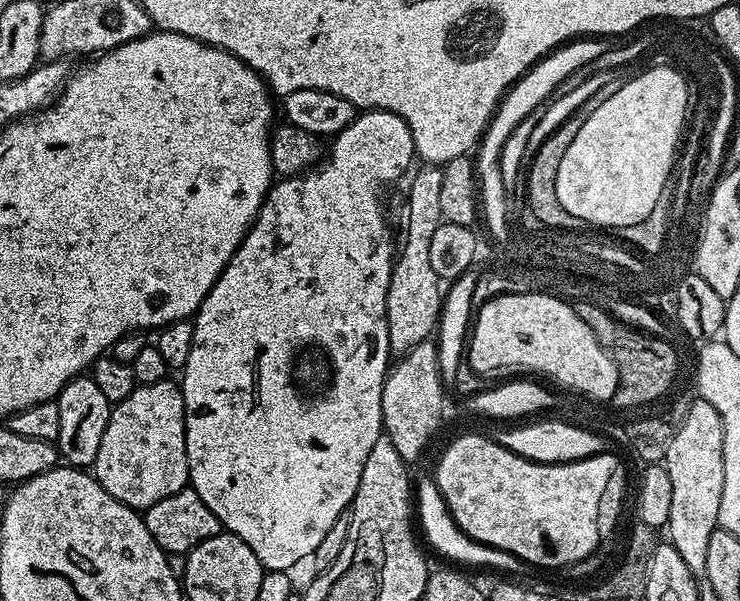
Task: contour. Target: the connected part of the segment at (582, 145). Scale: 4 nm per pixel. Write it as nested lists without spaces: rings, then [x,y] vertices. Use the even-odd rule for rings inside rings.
[[[650,67],[631,79],[625,82],[624,88],[617,87],[583,123],[558,165],[558,202],[574,214],[574,218],[584,219],[600,230],[632,226],[644,216],[644,212],[653,208],[657,193],[661,193],[667,175],[674,170],[675,164],[672,163],[678,157],[678,124],[683,122],[688,111],[687,82],[678,70]]]

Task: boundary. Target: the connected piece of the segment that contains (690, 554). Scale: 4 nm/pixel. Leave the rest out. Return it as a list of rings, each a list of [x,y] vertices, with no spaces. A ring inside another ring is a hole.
[[[699,398],[694,400],[681,425],[673,431],[662,463],[670,474],[670,486],[674,486],[674,502],[666,525],[666,532],[672,535],[670,543],[692,572],[704,574],[706,550],[709,549],[710,536],[718,527],[718,506],[722,503],[722,422],[714,406]]]

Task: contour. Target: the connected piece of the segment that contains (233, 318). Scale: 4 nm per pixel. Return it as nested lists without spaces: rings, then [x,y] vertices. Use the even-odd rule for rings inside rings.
[[[377,108],[361,111],[354,118],[354,122],[350,122],[350,126],[346,126],[346,130],[342,130],[338,135],[331,137],[330,144],[332,144],[332,149],[329,152],[327,149],[326,155],[315,166],[295,176],[285,176],[277,179],[272,187],[268,189],[266,198],[260,207],[260,212],[256,215],[256,221],[252,223],[251,228],[244,235],[244,241],[238,246],[238,250],[222,270],[218,282],[214,282],[210,294],[206,294],[206,298],[200,304],[200,309],[196,311],[192,325],[194,342],[190,346],[190,358],[186,358],[182,369],[184,380],[181,379],[179,381],[180,389],[184,395],[184,425],[186,426],[189,485],[198,494],[198,498],[202,498],[202,502],[206,502],[206,506],[210,506],[210,510],[214,510],[214,518],[218,518],[221,529],[226,532],[233,532],[238,538],[242,538],[242,542],[246,542],[246,546],[250,546],[250,550],[254,550],[258,562],[263,564],[265,569],[270,572],[288,572],[292,570],[292,567],[299,560],[307,561],[311,557],[312,551],[318,546],[318,542],[322,542],[322,537],[326,534],[326,530],[330,530],[330,526],[334,526],[334,522],[338,522],[338,518],[349,511],[354,494],[358,490],[358,478],[362,478],[362,466],[366,466],[366,457],[370,455],[374,442],[378,442],[378,438],[384,430],[382,390],[384,389],[384,377],[388,375],[390,367],[386,298],[387,290],[390,289],[392,267],[394,265],[392,232],[388,229],[387,218],[384,217],[384,187],[387,184],[394,183],[408,167],[410,167],[409,169],[413,167],[412,160],[414,161],[416,156],[416,147],[414,146],[414,138],[410,134],[410,126],[406,126],[406,122],[402,122],[401,117],[393,112],[383,112]]]

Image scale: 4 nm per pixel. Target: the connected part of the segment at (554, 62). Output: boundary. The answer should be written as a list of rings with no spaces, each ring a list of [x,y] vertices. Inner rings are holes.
[[[576,38],[571,42],[565,42],[555,50],[548,53],[547,56],[536,61],[507,92],[504,93],[501,101],[496,106],[488,127],[484,129],[484,135],[478,145],[483,150],[484,156],[475,153],[474,167],[478,177],[478,196],[482,201],[482,220],[487,229],[495,229],[496,236],[500,236],[500,232],[504,232],[503,213],[508,196],[501,196],[500,186],[502,179],[502,170],[499,168],[500,155],[502,148],[506,146],[506,140],[510,138],[510,134],[514,133],[514,128],[527,115],[530,115],[536,107],[543,105],[555,93],[555,88],[567,78],[571,72],[576,72],[580,67],[588,66],[592,60],[598,58],[602,50],[601,44],[589,44],[584,38]]]

